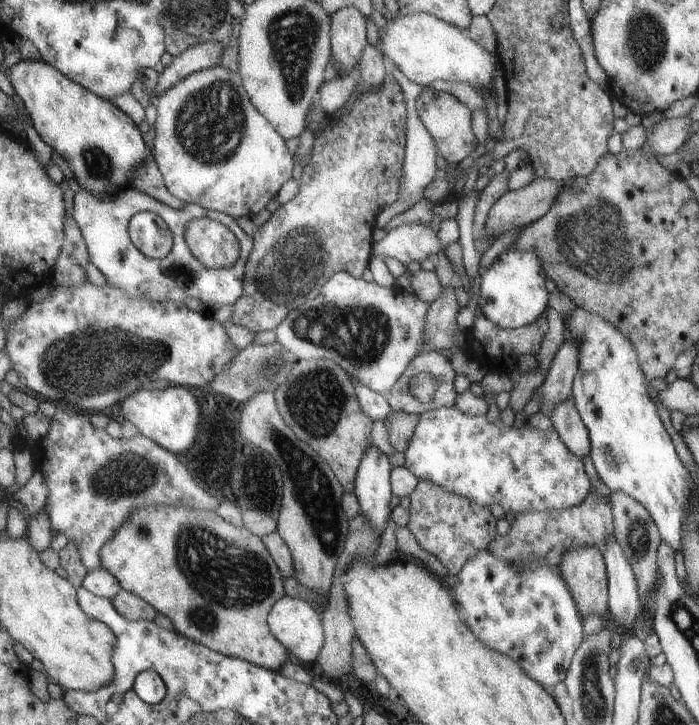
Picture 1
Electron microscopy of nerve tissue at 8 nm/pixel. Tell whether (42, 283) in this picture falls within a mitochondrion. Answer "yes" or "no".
no

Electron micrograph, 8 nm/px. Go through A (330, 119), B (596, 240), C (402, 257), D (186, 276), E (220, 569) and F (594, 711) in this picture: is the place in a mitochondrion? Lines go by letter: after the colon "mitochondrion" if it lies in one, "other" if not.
A: other
B: mitochondrion
C: other
D: mitochondrion
E: mitochondrion
F: mitochondrion

